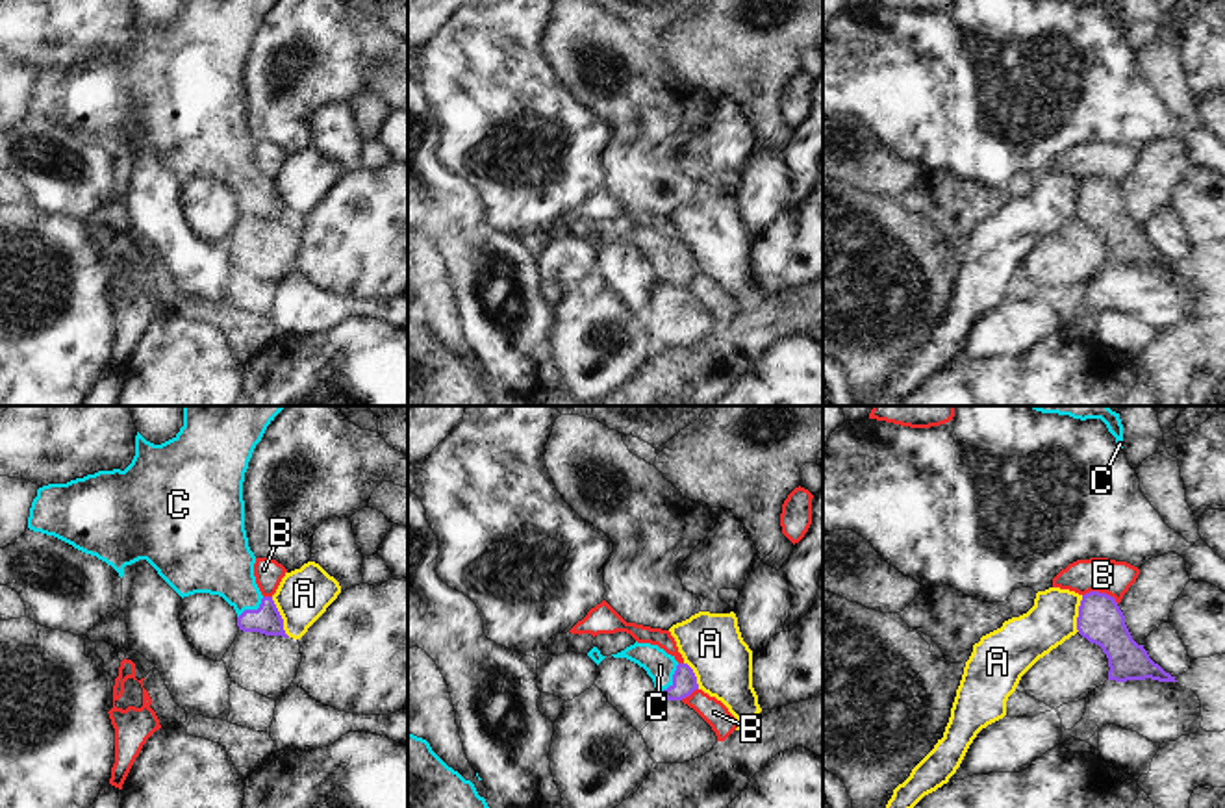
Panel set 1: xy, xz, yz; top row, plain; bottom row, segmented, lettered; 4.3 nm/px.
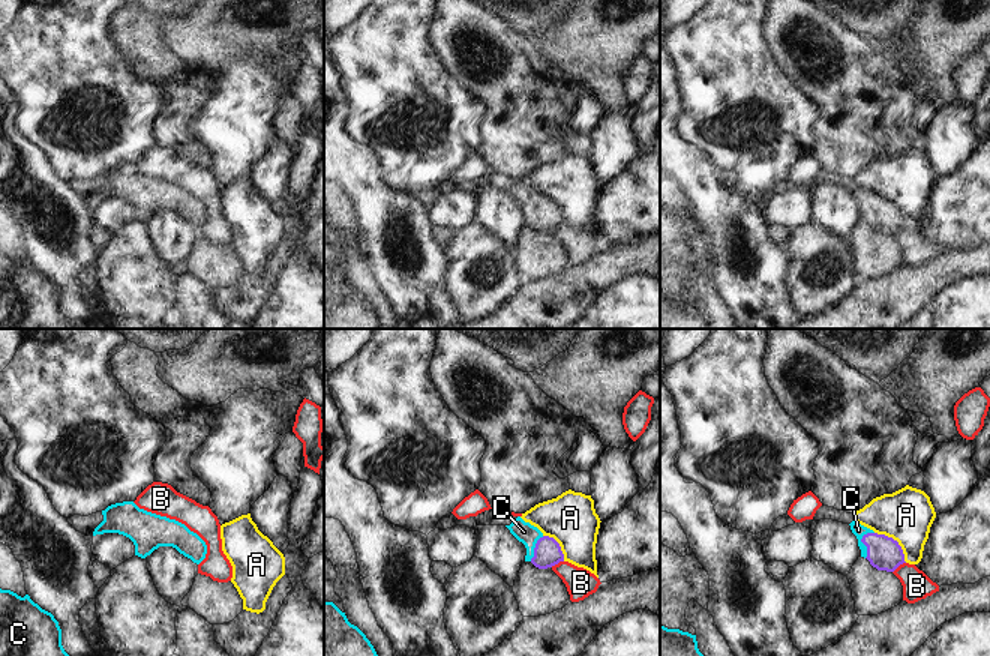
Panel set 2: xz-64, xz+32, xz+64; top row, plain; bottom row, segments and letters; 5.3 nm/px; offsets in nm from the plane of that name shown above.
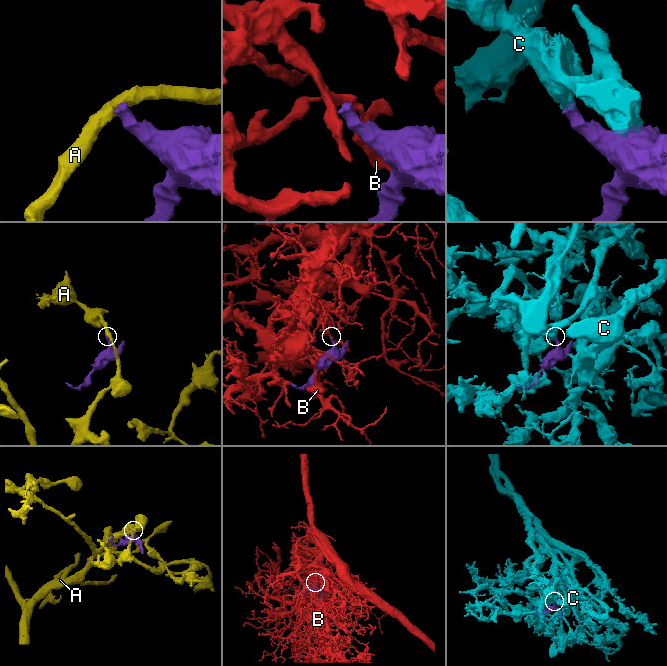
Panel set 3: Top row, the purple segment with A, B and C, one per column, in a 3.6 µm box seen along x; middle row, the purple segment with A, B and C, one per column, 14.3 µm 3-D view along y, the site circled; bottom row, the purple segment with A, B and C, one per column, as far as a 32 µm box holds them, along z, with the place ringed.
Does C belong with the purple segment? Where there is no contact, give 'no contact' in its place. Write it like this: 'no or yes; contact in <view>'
yes; contact in xz

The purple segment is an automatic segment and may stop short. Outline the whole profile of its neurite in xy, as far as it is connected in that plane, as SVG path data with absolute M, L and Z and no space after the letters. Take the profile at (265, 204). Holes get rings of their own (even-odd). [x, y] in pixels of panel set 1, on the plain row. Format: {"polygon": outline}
{"polygon": "M183 0L180 17L161 30L137 17L135 41L124 56L98 56L39 72L28 113L96 141L120 163L126 150L146 145L182 183L195 178L222 182L235 195L239 215L289 222L272 182L263 182L256 169L256 141L245 115L245 57L274 2Z"}

